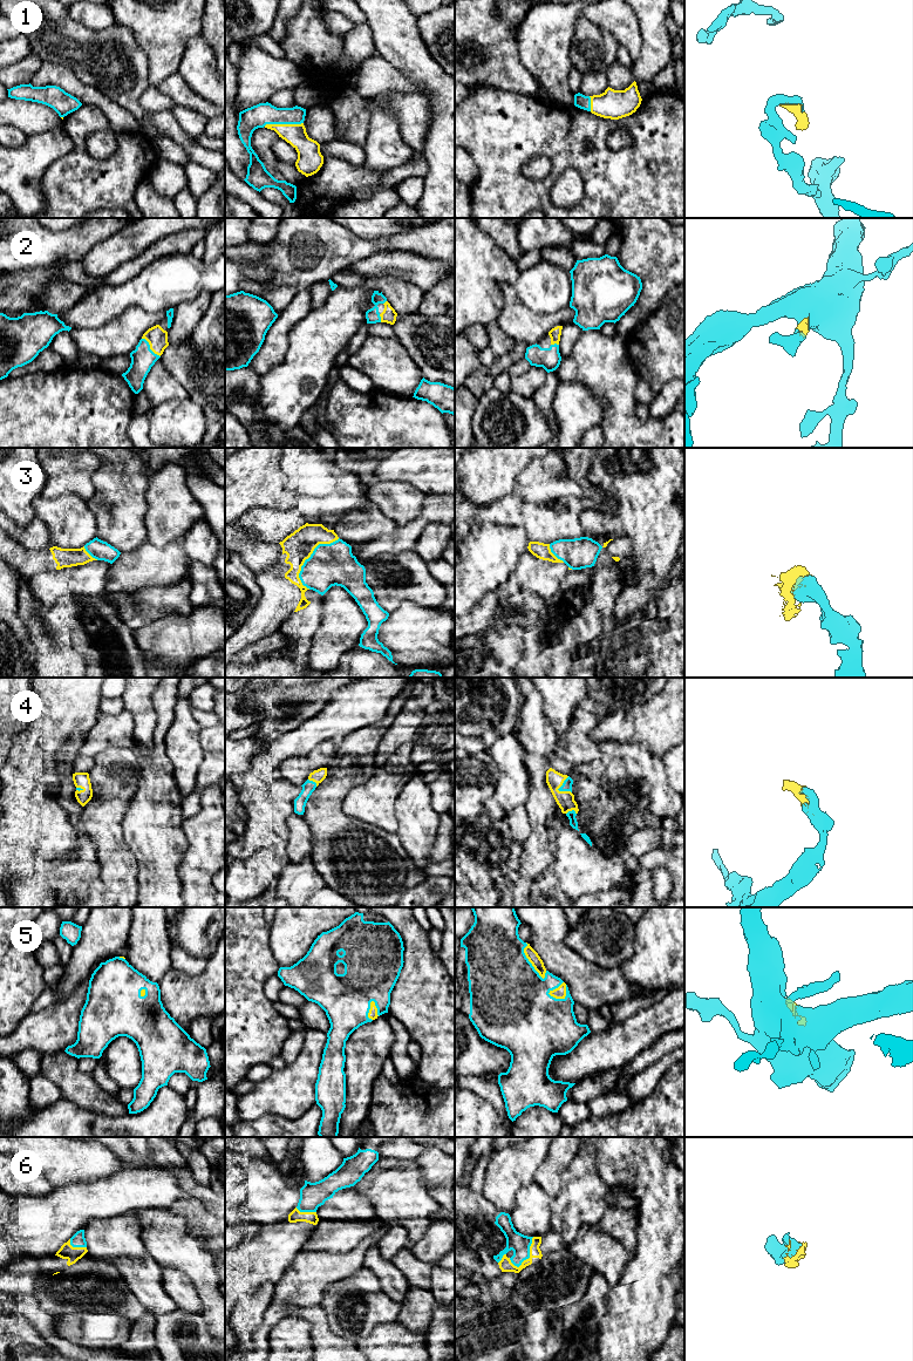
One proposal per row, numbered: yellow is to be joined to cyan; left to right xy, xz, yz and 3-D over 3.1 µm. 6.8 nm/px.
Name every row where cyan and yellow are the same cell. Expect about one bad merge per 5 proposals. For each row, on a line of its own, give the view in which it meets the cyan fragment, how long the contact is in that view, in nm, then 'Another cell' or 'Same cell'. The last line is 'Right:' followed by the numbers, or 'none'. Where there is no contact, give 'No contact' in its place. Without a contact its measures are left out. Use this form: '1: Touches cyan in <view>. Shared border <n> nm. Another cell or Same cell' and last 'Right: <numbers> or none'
1: Touches cyan in xz. Shared border 280 nm. Same cell
2: Touches cyan in xy. Shared border 180 nm. Same cell
3: Touches cyan in xz. Shared border 420 nm. Same cell
4: Touches cyan in yz. Shared border 130 nm. Same cell
5: Touches cyan in yz. Shared border 150 nm. Same cell
6: Touches cyan in yz. Shared border 240 nm. Same cell
Right: 1, 2, 3, 4, 5, 6

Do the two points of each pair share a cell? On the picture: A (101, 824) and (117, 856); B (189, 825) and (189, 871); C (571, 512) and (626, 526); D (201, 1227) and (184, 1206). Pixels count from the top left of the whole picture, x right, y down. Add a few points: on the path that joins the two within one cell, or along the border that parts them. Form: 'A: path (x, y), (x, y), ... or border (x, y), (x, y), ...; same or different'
A: path (106, 832), (110, 848); same
B: path (196, 837), (196, 859); same
C: border (606, 508), (580, 512), (579, 523), (587, 536); different
D: path (201, 1223), (189, 1211); same

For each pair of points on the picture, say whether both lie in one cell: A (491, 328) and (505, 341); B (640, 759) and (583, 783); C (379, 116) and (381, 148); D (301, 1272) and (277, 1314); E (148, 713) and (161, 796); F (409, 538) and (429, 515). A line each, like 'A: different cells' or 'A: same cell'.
A: same cell
B: different cells
C: same cell
D: same cell
E: different cells
F: same cell

